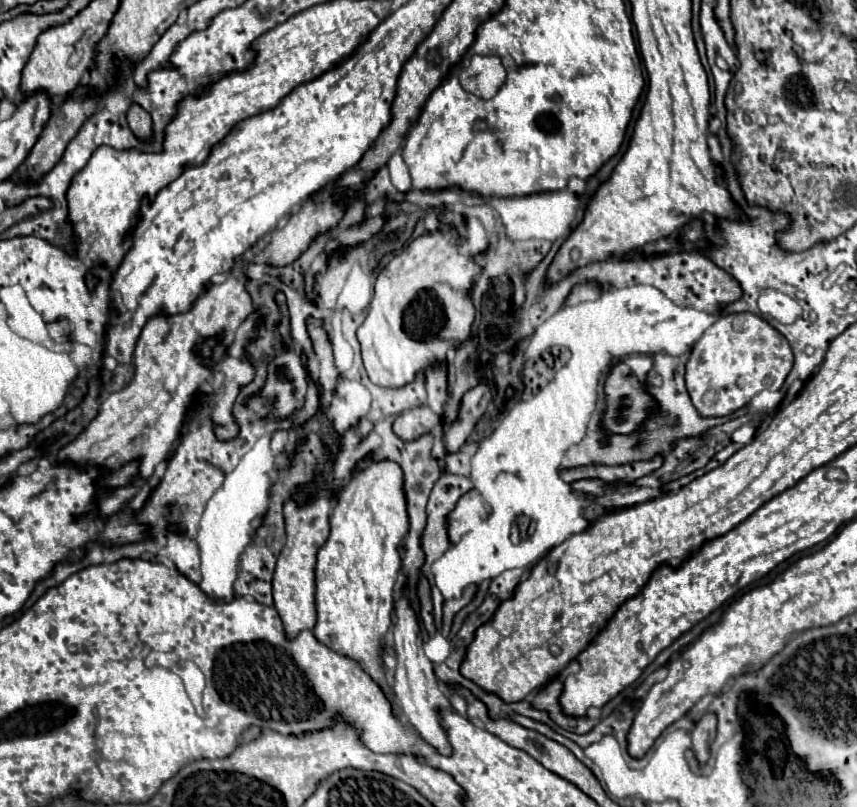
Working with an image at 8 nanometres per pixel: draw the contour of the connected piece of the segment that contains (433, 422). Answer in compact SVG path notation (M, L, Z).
M422 405L418 409L408 409L406 413L400 413L394 419L394 433L402 441L414 441L426 433L432 433L438 423L440 417L428 405Z

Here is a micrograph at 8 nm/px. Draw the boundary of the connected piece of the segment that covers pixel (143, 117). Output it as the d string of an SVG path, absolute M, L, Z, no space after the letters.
M134 101L130 103L126 119L128 119L128 125L130 125L130 129L134 131L134 135L138 139L148 139L150 137L150 133L152 133L152 119L138 103L134 103Z

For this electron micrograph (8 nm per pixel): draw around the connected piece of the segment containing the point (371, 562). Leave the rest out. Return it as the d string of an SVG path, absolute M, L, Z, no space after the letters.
M370 459L364 469L358 469L344 483L342 491L336 497L336 507L330 517L330 537L318 551L316 565L316 611L318 623L314 627L314 635L318 641L328 645L330 649L344 653L352 659L358 659L360 665L370 673L374 681L388 693L384 683L384 673L378 663L380 643L386 631L392 625L392 609L394 609L394 585L402 569L400 545L410 529L408 513L406 513L406 493L404 493L404 473L402 467L394 461L374 461Z

